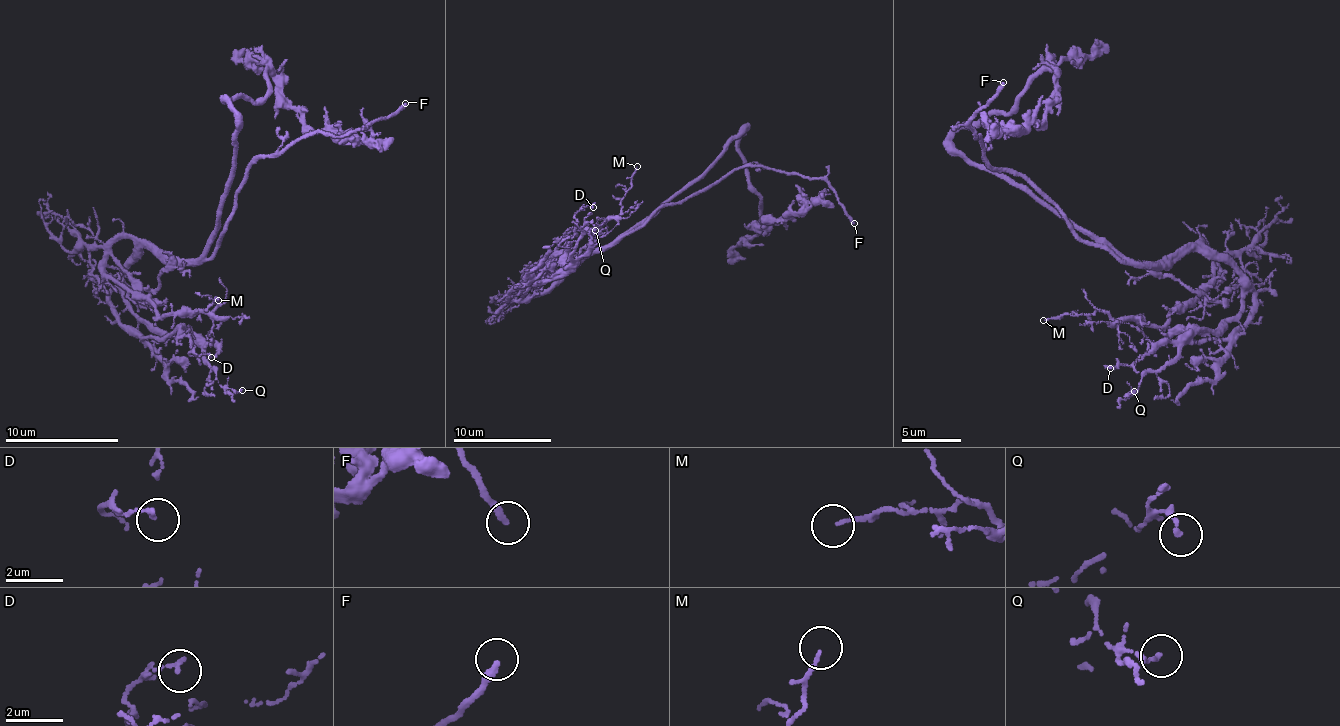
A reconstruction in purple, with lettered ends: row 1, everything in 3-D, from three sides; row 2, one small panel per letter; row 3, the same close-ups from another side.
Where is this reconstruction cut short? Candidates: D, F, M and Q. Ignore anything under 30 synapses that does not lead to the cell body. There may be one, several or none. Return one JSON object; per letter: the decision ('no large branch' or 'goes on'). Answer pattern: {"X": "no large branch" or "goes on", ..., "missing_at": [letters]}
{"D": "no large branch", "F": "goes on", "M": "no large branch", "Q": "no large branch", "missing_at": ["F"]}

